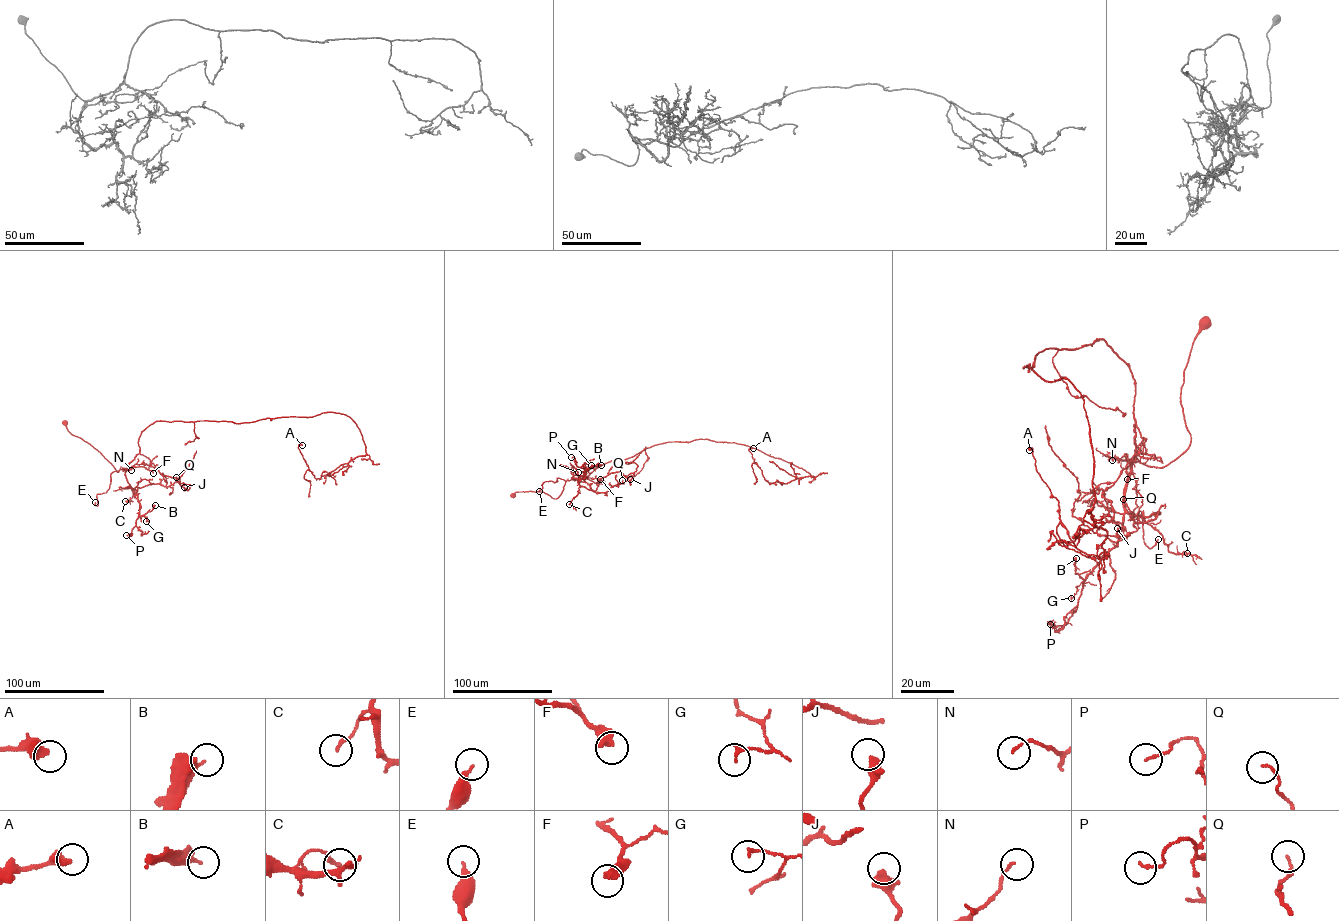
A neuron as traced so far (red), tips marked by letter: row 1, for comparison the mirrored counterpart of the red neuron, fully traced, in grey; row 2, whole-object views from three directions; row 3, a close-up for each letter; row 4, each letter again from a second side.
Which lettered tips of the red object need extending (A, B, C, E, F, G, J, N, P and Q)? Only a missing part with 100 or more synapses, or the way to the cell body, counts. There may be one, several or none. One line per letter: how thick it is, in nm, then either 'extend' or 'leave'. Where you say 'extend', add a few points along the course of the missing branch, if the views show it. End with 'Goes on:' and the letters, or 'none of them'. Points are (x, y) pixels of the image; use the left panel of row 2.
A: calibre 460 nm; leave
B: calibre 360 nm; leave
C: calibre 170 nm; leave
E: calibre 320 nm; leave
F: calibre 480 nm; leave
G: calibre 160 nm; leave
J: calibre 480 nm; leave
N: calibre 90 nm; leave
P: calibre 130 nm; leave
Q: calibre 100 nm; leave
Goes on: none of them

